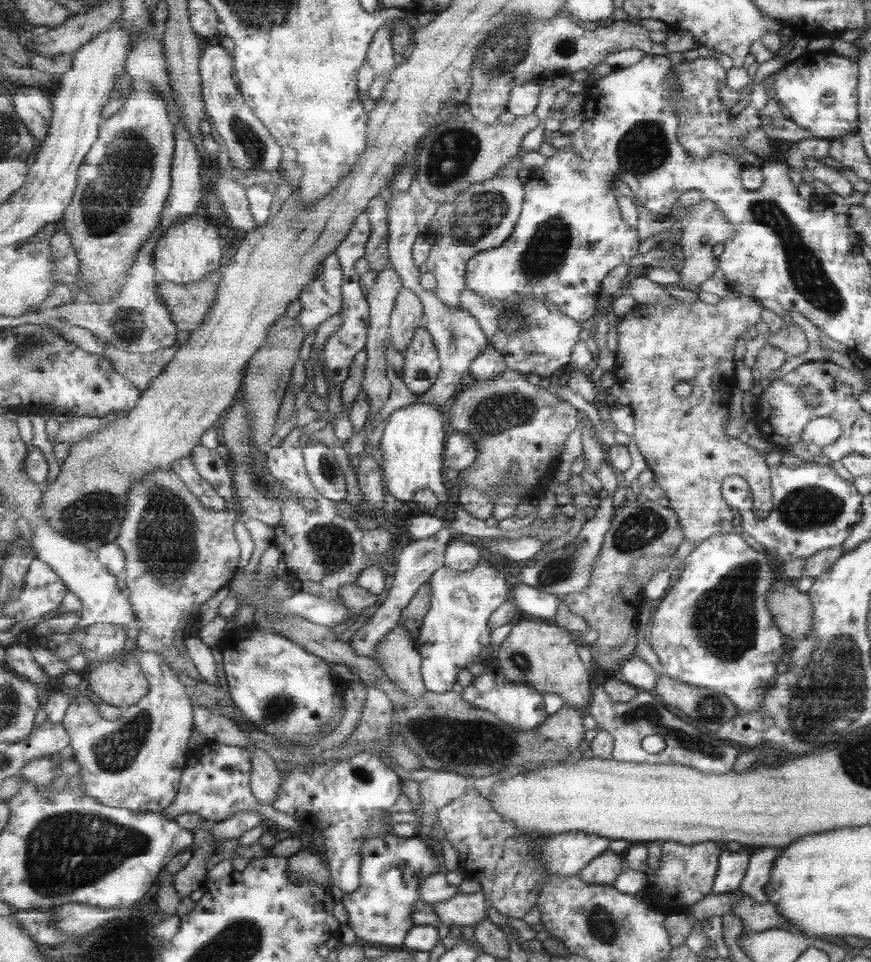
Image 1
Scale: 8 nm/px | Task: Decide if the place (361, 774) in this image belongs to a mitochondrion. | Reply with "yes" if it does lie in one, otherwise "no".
yes

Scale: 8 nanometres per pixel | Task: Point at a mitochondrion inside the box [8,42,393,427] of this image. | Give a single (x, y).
(105, 206)

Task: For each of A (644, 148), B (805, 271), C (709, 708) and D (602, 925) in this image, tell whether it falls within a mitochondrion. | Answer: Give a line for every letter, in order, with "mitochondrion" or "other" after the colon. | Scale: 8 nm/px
A: mitochondrion
B: mitochondrion
C: mitochondrion
D: mitochondrion

